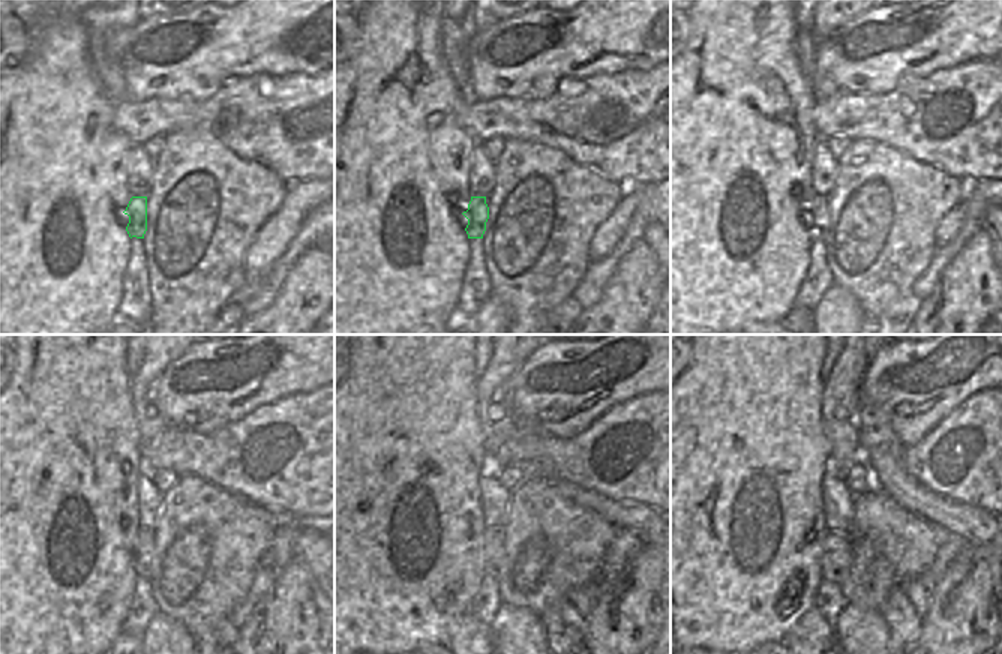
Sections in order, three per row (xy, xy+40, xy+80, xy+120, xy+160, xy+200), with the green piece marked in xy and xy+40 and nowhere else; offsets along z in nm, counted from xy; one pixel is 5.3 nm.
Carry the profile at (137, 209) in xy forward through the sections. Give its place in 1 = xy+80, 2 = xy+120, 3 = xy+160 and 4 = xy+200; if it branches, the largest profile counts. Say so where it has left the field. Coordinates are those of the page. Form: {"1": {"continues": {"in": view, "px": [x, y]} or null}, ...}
{"1": {"continues": {"in": "xy+80", "px": [815, 218]}}, "2": {"continues": {"in": "xy+120", "px": [146, 542]}}, "3": {"continues": {"in": "xy+160", "px": [494, 551]}}, "4": {"continues": {"in": "xy+200", "px": [836, 560]}}}

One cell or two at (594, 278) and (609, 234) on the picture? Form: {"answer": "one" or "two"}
{"answer": "two"}

